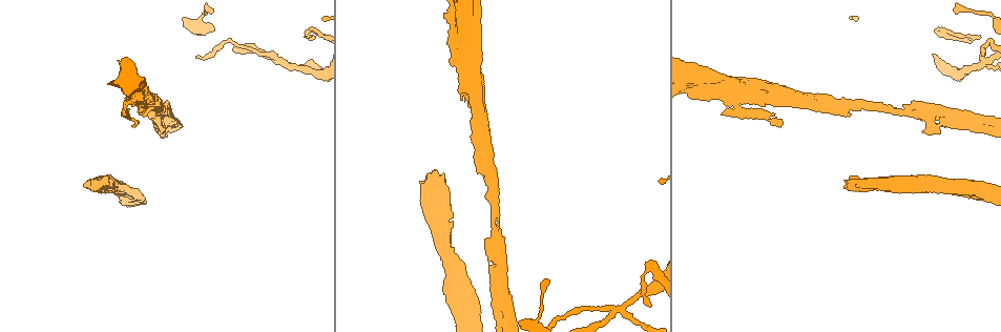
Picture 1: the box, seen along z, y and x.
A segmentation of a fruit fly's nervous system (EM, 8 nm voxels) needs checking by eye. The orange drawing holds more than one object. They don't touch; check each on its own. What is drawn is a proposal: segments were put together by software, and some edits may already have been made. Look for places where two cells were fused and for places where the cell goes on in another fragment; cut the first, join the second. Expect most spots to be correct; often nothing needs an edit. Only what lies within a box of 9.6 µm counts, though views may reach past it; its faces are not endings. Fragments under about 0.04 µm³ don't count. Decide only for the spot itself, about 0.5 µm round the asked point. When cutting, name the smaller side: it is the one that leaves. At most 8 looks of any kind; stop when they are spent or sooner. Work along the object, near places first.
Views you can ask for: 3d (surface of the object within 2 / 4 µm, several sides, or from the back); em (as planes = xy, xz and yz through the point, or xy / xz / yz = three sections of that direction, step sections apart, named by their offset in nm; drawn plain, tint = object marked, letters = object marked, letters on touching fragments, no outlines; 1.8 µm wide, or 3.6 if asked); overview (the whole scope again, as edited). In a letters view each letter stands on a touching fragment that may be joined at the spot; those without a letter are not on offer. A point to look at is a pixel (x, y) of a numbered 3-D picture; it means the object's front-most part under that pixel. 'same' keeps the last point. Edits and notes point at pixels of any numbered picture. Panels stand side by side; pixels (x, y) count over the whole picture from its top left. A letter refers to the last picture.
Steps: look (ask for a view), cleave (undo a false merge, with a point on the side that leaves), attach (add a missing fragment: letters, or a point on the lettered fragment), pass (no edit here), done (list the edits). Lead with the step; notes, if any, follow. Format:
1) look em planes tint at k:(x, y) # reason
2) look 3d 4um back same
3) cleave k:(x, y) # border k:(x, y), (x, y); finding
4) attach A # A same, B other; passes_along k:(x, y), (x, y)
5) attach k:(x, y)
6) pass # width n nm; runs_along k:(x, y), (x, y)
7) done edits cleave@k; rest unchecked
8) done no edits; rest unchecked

look 3d 4um at 1:(986, 61) # two arms at a narrow angle

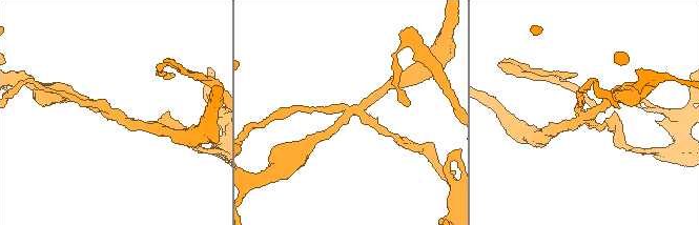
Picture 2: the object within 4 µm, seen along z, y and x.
look em planes tint at 2:(350, 110) # need the tissue

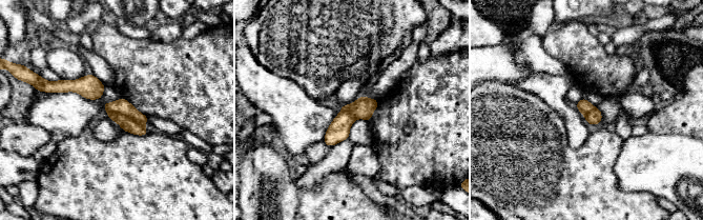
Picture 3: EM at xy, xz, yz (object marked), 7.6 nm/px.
look em planes letters same

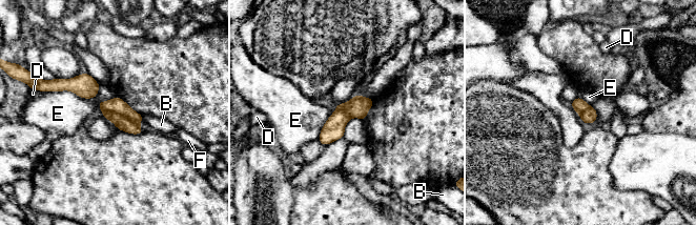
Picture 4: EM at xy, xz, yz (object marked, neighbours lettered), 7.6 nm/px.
cleave 4:(117, 105) # B other, D other, E other, F other; arms 4; border 4:(102, 109), (118, 113), (138, 124); a second cell is stuck on

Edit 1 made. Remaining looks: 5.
look overview

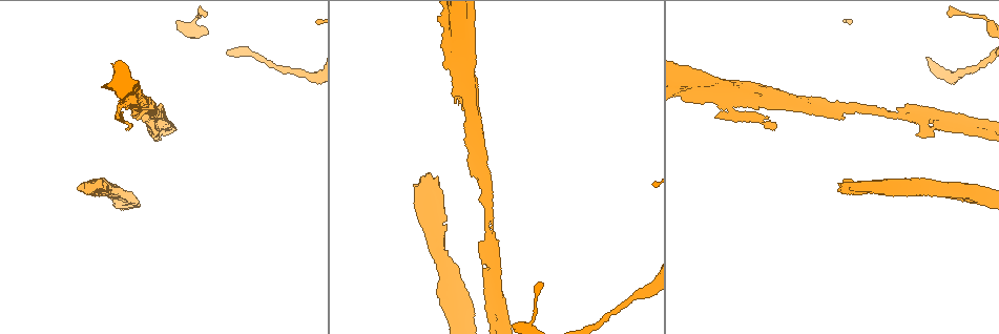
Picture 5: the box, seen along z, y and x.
look 3d 4um at 5:(912, 116) # two arms at a narrow angle

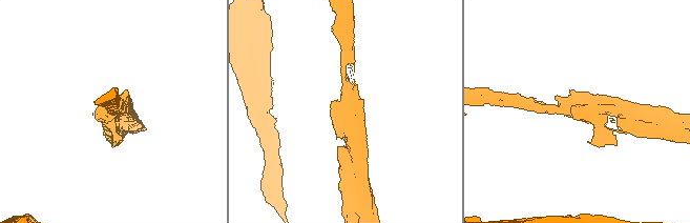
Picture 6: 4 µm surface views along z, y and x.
look em planes letters at 6:(580, 110)

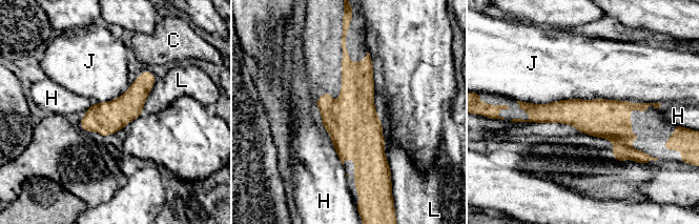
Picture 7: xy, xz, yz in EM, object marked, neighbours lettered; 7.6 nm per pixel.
pass # C other, H other, J other, L other; border 7:(628, 100), (516, 101); one cell here

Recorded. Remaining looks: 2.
look em xz step 4 tint at 5:(430, 173) # an open end

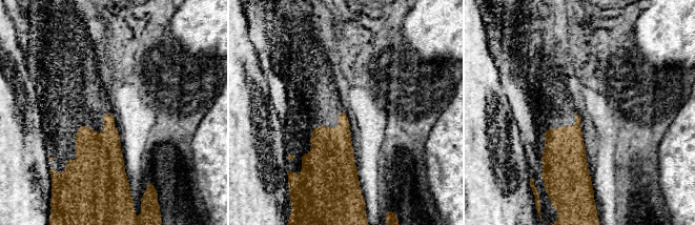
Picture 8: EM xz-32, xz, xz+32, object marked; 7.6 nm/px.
look em planes letters same

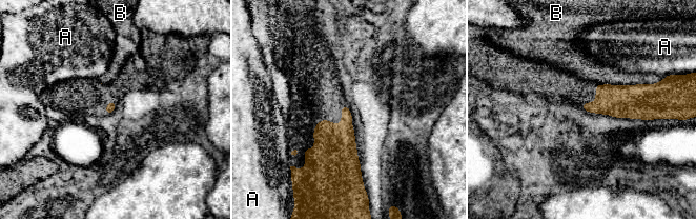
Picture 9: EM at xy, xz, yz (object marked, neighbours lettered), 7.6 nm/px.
pass # A other, B other; border 9:(598, 83), (653, 84); none of them fits

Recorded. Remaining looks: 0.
done edits cleave@4; rest unchecked

